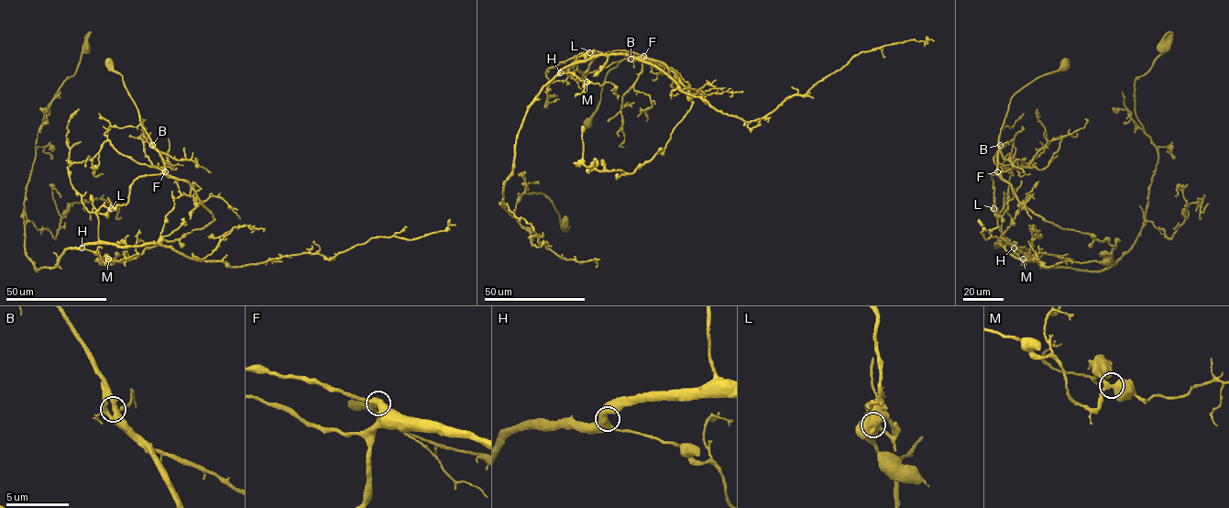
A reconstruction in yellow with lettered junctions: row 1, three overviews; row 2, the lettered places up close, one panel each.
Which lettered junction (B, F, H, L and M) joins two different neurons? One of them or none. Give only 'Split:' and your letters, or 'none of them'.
Split: L

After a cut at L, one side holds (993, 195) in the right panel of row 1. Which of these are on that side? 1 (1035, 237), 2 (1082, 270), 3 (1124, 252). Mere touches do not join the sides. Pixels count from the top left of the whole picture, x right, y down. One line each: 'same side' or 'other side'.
1: other side
2: other side
3: other side

